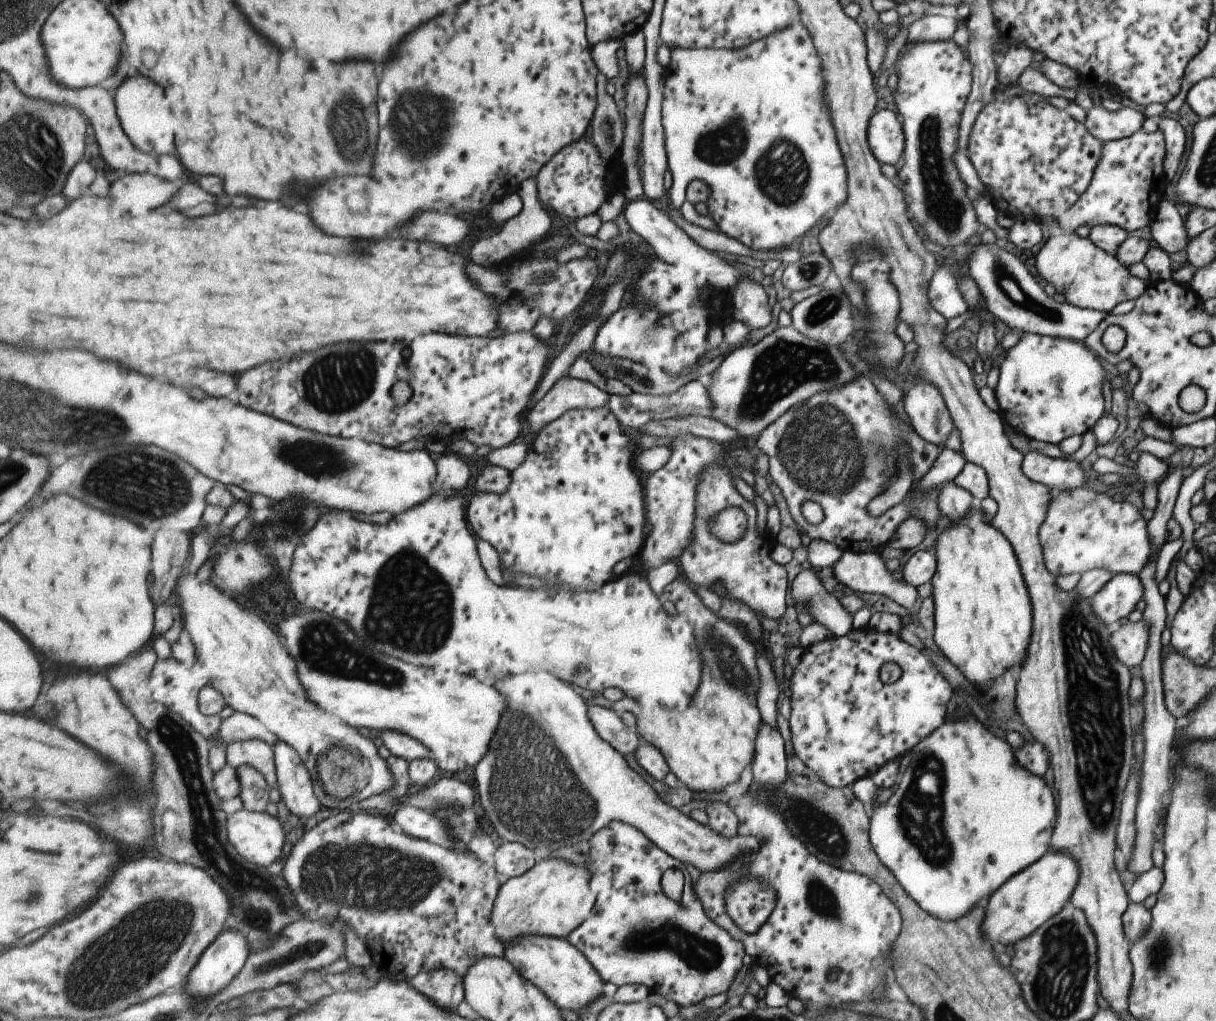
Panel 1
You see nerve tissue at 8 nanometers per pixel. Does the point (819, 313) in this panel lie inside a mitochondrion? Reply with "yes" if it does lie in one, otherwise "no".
yes

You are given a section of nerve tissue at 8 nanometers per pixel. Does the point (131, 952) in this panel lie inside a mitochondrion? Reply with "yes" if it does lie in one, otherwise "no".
yes

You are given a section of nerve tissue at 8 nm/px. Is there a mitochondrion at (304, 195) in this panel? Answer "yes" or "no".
no

